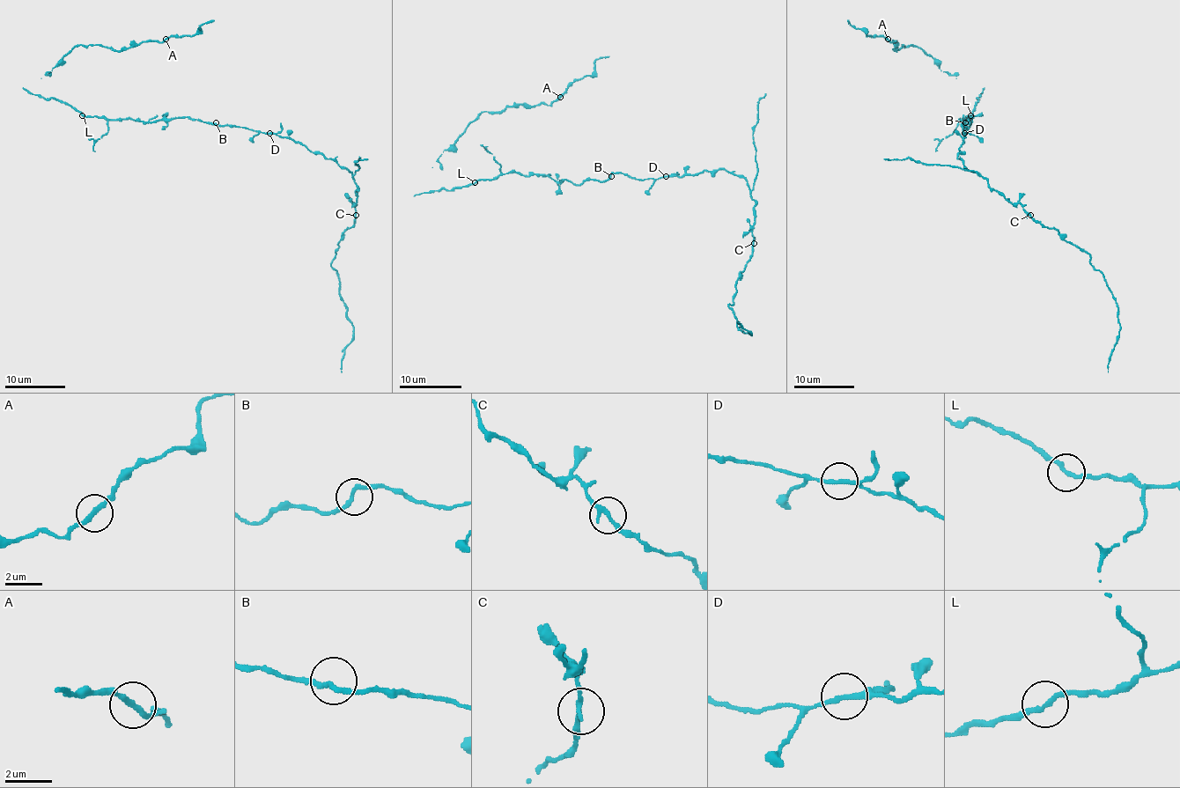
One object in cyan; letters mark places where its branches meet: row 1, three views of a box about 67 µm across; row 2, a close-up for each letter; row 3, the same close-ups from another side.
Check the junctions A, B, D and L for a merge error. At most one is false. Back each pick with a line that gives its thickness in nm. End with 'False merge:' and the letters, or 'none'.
D: 220 nm
False merge: D

